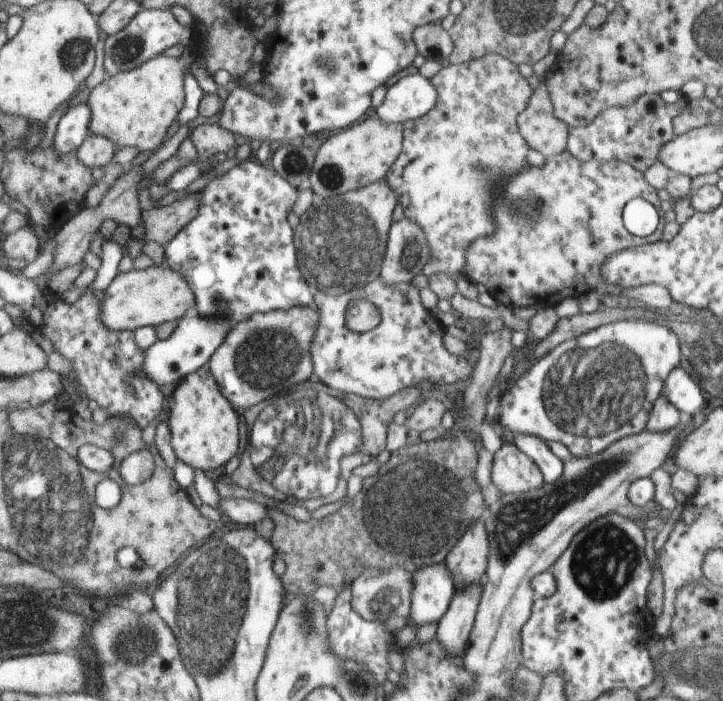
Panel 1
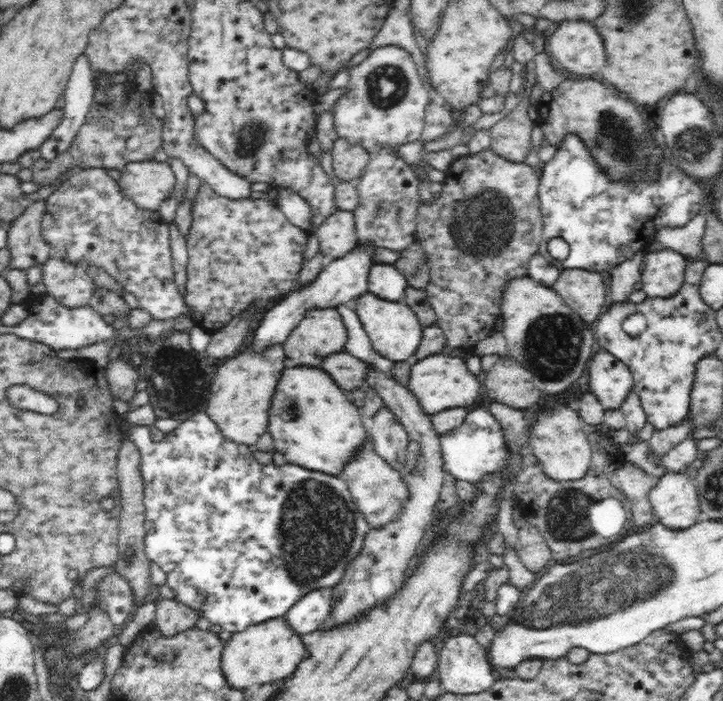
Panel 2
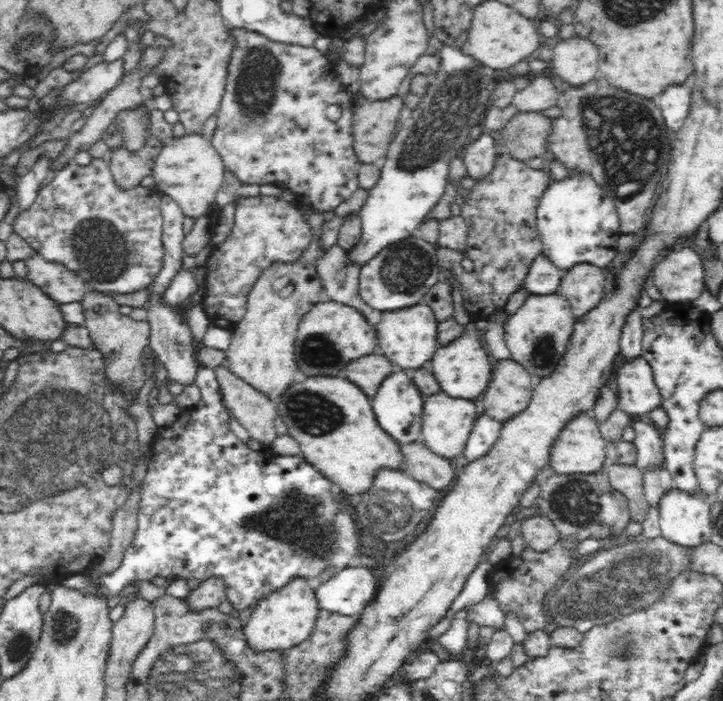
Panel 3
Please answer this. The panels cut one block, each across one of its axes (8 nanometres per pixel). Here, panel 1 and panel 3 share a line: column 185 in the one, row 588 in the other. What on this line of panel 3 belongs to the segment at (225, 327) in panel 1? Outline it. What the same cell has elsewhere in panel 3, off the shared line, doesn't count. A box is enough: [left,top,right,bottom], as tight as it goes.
[316,566,376,617]

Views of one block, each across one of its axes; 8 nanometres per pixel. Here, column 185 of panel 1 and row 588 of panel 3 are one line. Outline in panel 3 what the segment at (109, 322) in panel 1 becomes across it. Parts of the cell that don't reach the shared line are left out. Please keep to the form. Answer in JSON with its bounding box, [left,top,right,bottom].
[245,577,319,651]

